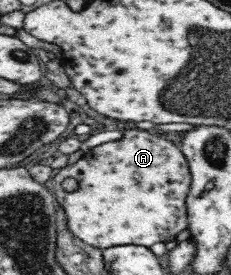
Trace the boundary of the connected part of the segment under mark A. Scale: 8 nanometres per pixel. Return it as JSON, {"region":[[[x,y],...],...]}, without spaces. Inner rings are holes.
{"region":[[[130,129],[120,140],[109,141],[84,152],[73,165],[54,171],[48,161],[30,165],[29,176],[41,185],[53,176],[54,197],[63,209],[66,227],[73,236],[95,249],[107,249],[113,246],[137,245],[151,247],[158,242],[168,243],[177,234],[189,226],[187,196],[189,196],[192,176],[184,154],[173,141],[146,130]],[[65,178],[75,178],[79,188],[73,192],[63,189],[61,182]]]}

